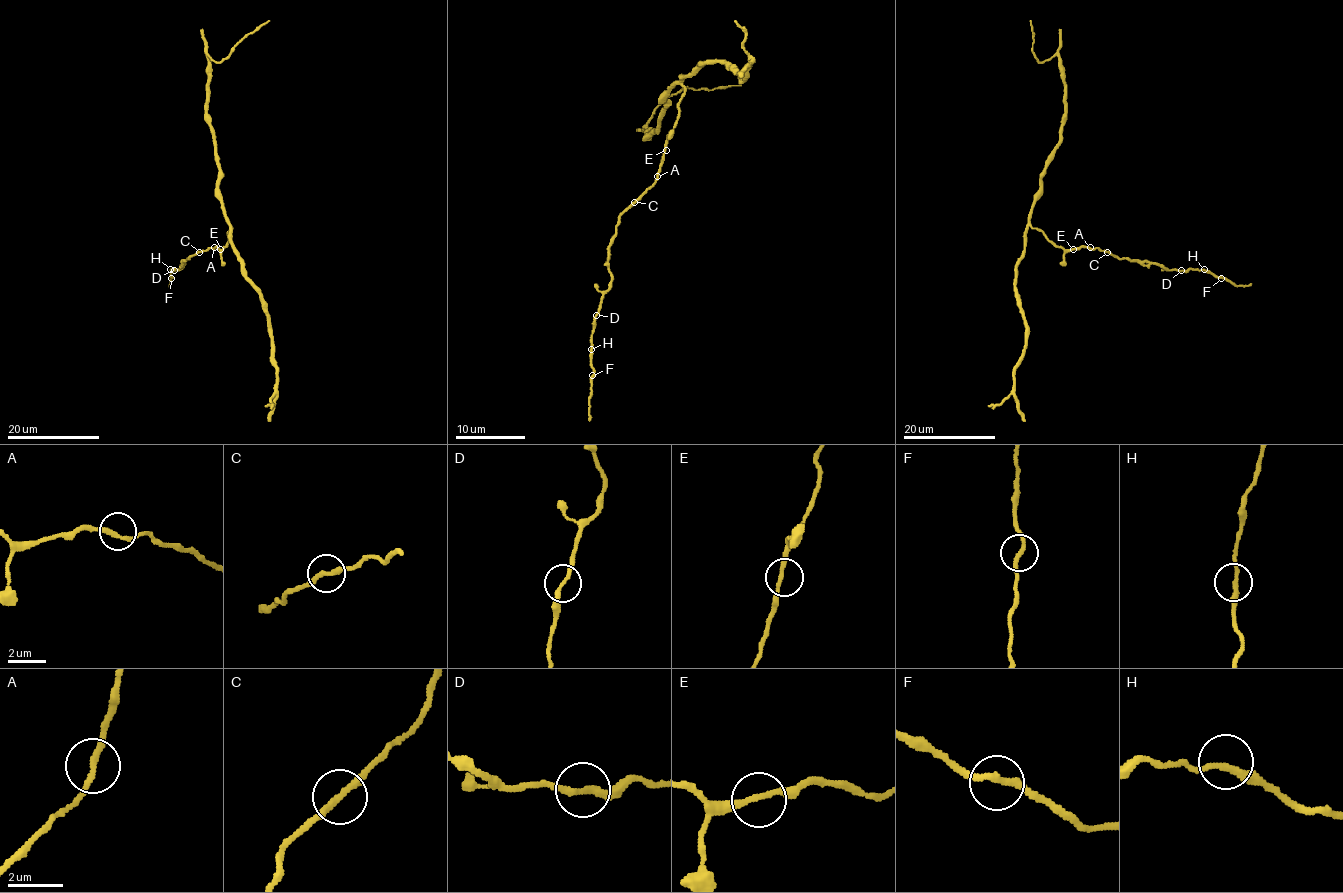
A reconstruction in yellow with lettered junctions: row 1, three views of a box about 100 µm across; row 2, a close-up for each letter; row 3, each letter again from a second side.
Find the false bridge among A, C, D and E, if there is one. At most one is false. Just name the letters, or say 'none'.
none

